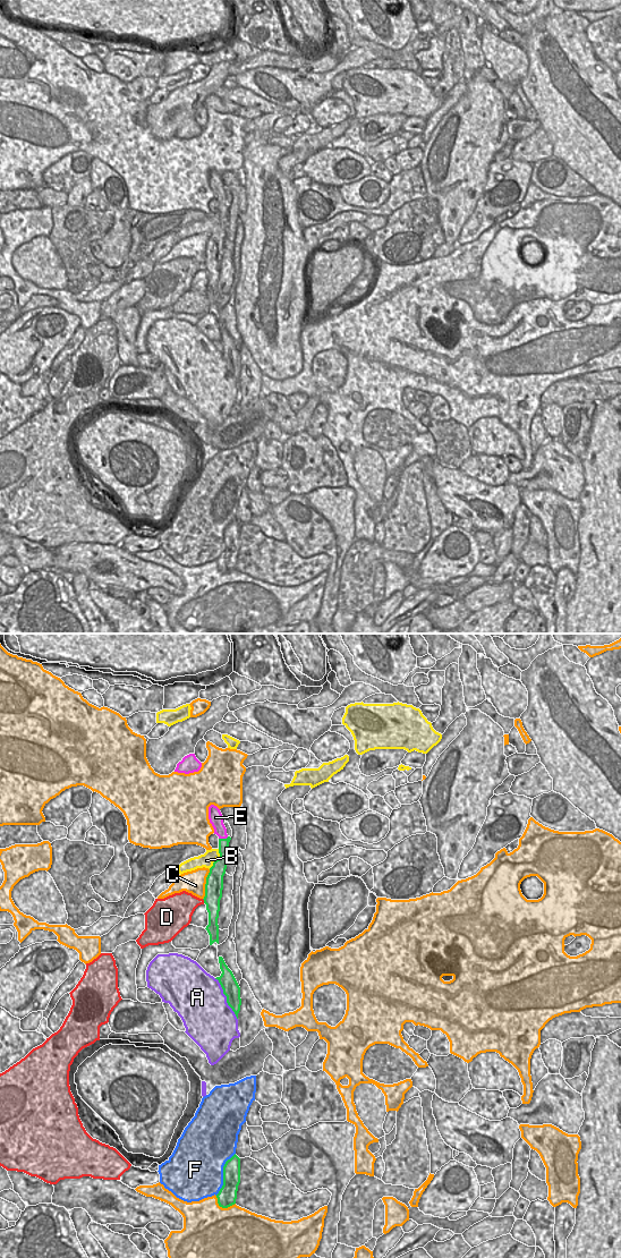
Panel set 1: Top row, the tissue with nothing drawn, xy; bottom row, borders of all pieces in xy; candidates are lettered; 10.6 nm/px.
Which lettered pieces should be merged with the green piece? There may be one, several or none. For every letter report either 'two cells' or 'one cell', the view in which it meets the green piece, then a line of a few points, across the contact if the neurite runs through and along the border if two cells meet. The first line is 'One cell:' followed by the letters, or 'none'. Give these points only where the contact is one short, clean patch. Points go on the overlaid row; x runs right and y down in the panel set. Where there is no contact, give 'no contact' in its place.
One cell: E
A: two cells; meets green in xy
B: two cells; meets green in xy; line xy (219, 849), (219, 857), (209, 868)
C: two cells; meets green in xy
D: two cells; meets green in xy; line xy (202, 899), (204, 902)
E: one cell; meets green in xy
F: two cells; meets green in xy

